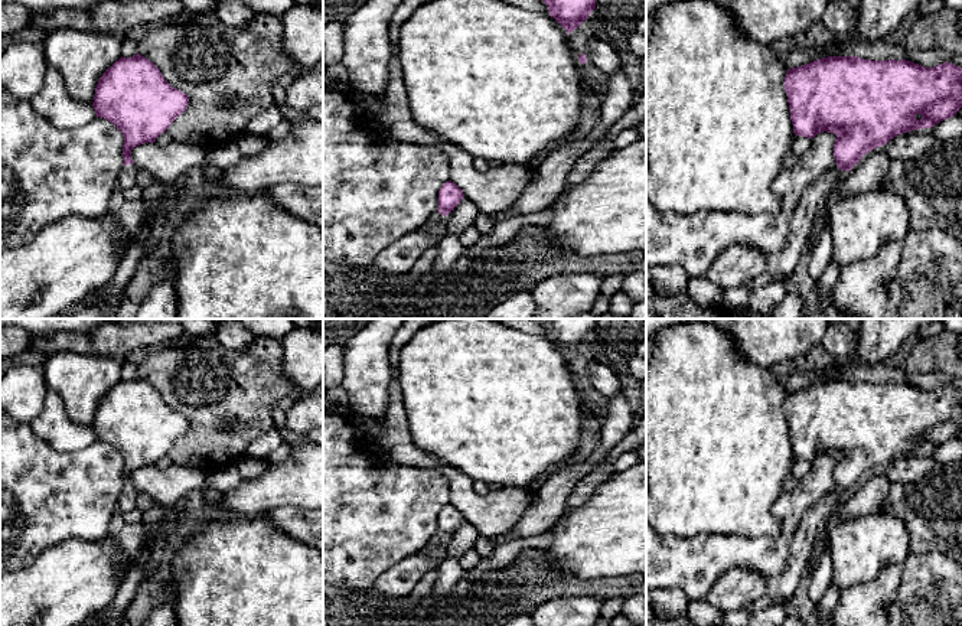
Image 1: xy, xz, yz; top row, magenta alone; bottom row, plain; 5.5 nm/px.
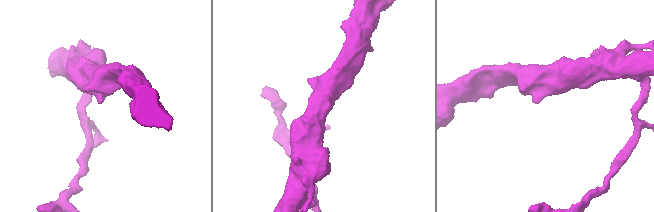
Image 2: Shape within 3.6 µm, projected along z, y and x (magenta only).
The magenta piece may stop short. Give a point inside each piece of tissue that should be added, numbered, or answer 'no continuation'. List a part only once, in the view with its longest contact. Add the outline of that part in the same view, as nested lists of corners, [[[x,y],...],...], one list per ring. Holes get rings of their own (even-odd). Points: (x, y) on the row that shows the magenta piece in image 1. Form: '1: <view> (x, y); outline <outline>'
1: xy (127, 178); outline [[[136,164],[123,166],[121,173],[118,176],[118,188],[121,190],[125,190],[137,185],[137,169],[138,167]]]

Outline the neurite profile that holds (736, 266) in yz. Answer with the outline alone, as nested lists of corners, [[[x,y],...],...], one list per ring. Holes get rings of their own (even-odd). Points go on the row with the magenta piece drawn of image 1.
[[[733,244],[721,251],[705,273],[720,288],[744,287],[766,273],[769,255],[749,244]]]

